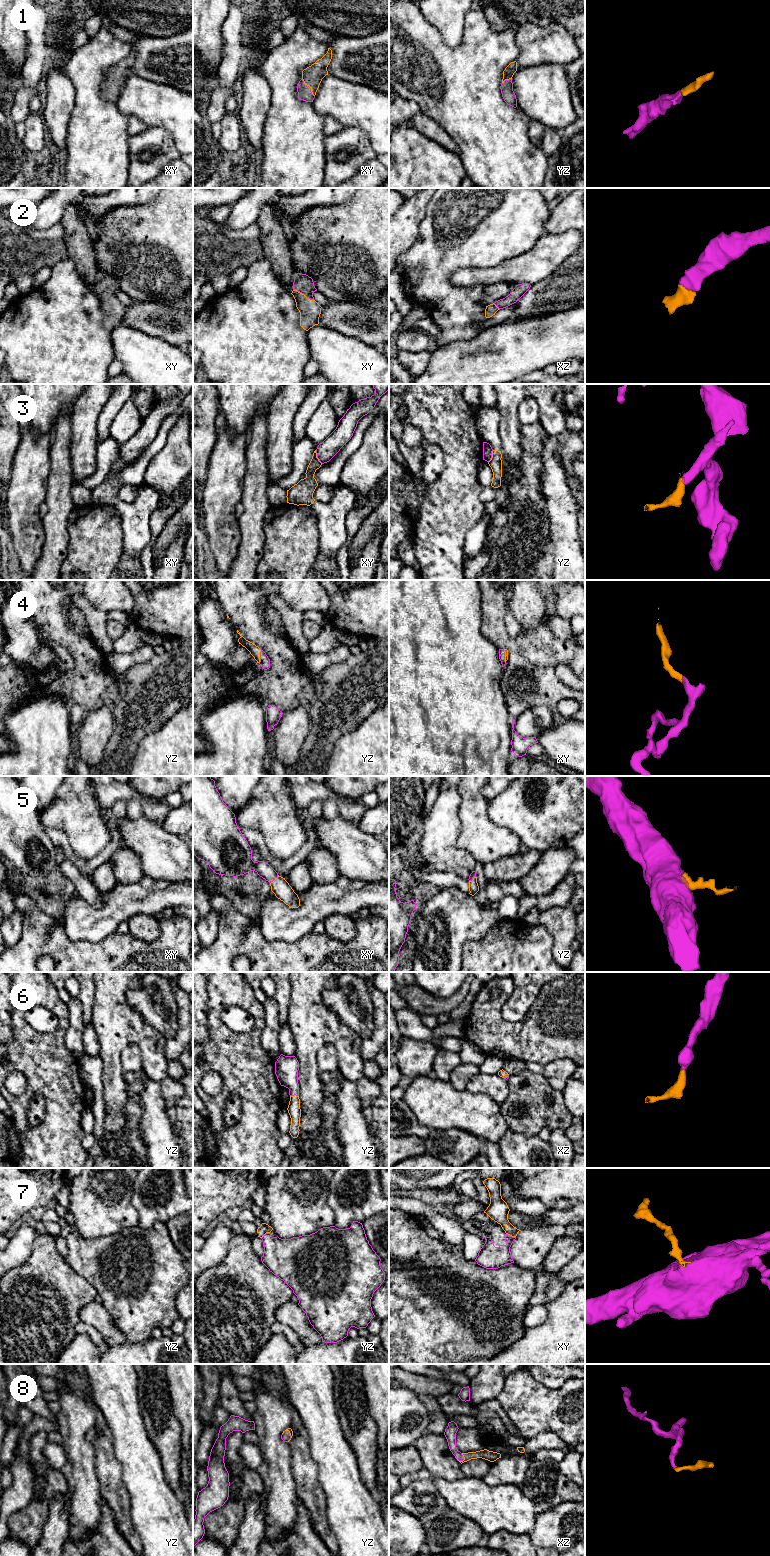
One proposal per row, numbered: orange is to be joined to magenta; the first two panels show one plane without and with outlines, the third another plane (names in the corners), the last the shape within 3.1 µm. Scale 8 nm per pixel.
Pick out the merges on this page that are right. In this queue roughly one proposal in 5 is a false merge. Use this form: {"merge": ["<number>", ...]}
{"merge": ["1", "2", "4", "5", "6", "8"]}

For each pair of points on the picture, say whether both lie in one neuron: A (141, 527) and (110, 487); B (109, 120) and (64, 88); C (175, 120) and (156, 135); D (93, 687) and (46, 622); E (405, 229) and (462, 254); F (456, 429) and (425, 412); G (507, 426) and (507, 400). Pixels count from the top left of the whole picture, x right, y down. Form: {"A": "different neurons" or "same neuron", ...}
{"A": "same neuron", "B": "different neurons", "C": "different neurons", "D": "same neuron", "E": "different neurons", "F": "same neuron", "G": "same neuron"}

